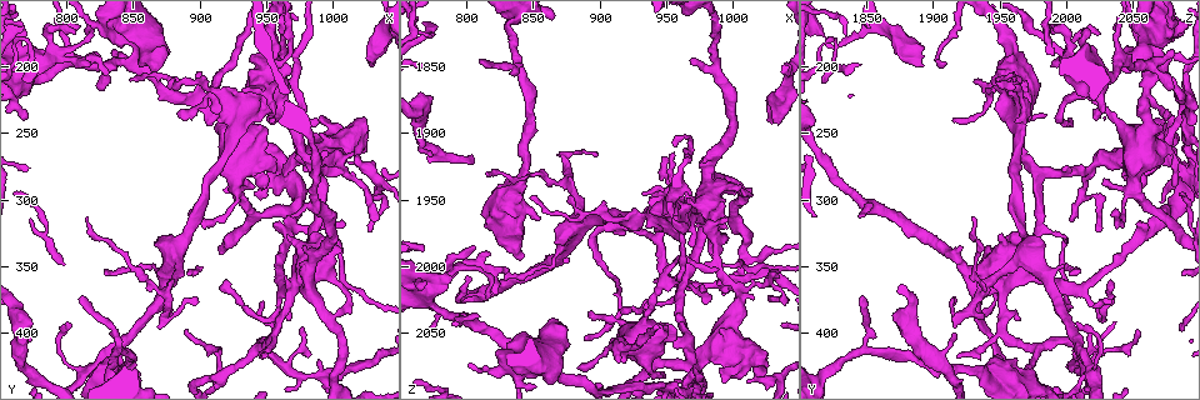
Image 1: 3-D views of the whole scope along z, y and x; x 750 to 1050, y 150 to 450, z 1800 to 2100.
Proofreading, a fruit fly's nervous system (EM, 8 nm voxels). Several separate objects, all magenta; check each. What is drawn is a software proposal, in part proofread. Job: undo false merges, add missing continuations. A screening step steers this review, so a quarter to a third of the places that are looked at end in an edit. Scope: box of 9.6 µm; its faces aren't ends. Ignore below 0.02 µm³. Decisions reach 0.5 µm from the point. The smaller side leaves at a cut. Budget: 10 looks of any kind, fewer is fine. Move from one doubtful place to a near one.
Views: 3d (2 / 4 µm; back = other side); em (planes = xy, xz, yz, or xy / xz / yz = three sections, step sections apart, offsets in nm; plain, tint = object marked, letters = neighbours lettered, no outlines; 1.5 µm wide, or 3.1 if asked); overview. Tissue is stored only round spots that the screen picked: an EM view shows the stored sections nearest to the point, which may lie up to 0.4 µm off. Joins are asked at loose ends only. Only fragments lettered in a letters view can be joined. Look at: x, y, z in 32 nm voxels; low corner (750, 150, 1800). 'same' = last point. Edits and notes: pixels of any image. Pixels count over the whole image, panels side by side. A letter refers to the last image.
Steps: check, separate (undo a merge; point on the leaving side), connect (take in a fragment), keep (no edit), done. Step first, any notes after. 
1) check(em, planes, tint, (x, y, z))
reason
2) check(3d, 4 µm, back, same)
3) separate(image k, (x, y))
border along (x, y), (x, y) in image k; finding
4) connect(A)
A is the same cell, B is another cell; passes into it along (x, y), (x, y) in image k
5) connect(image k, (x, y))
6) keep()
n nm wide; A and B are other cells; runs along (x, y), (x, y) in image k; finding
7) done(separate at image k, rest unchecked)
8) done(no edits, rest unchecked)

check(3d, 4 µm, (822, 216, 2078))
an open end

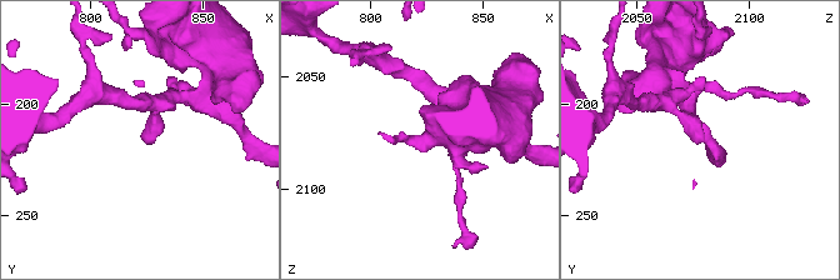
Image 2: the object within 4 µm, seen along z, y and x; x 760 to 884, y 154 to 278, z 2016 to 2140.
check(em, planes, letters, (824, 214, 2078))

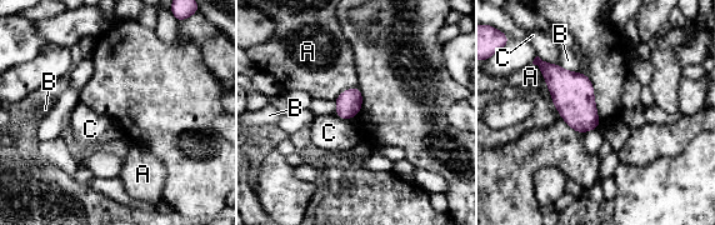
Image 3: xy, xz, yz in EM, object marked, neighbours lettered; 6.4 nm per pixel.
keep()
160 nm wide; A, B and C are other cells; border along (538, 55), (545, 61), (558, 65) in image 3; none of them fits

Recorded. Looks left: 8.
check(3d, 4 µm, (1028, 200, 1892))
branch stops here

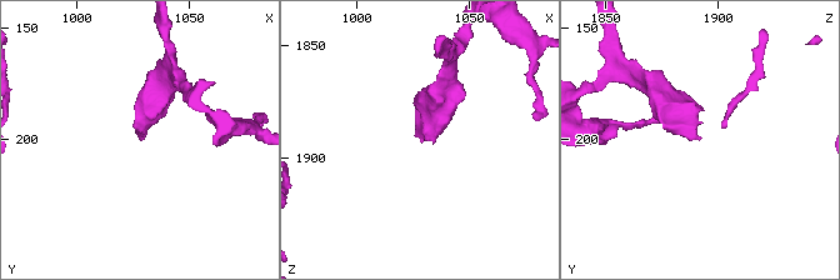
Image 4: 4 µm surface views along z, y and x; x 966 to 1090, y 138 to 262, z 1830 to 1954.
check(em, planes, plain, (1028, 201, 1893))
shape alone is not enough

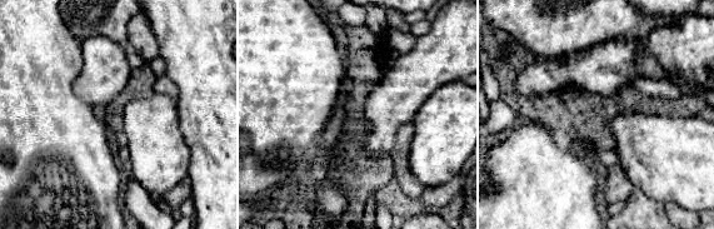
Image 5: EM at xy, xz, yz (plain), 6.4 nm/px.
check(em, planes, letters, same)
see the neighbours

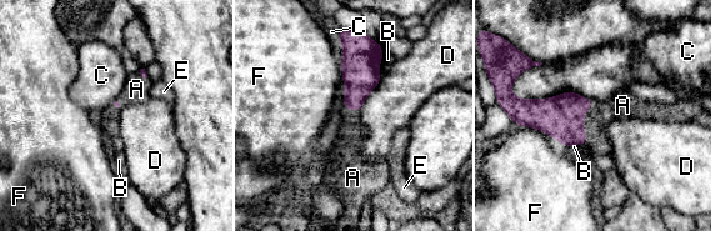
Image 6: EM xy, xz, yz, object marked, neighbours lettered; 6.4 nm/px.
connect(A)
A is the same cell, B, C, D, E and F are other cells; passes into it along (561, 116), (582, 121), (595, 119) in image 6; it goes on there

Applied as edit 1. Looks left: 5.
check(overview)
see it whole again

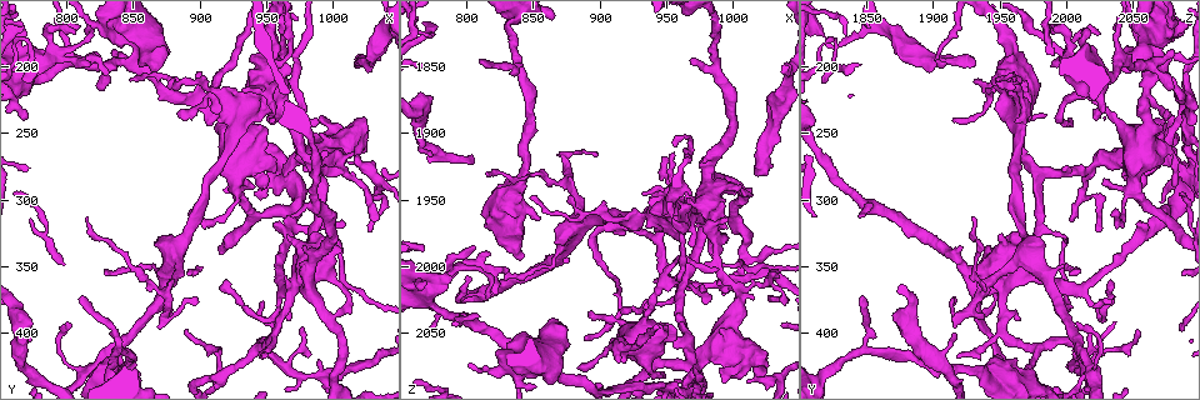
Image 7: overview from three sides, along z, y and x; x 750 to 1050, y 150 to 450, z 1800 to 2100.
check(3d, 2 µm, back, (950, 420, 1916))
branch stops here

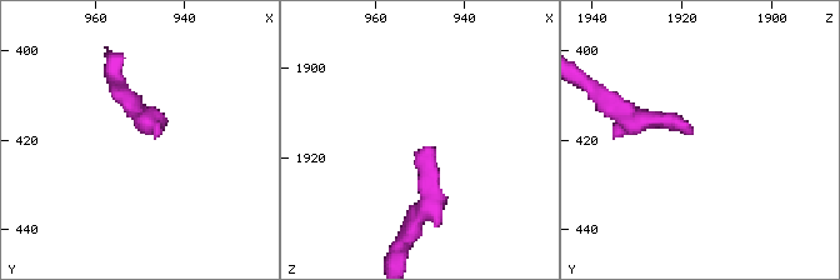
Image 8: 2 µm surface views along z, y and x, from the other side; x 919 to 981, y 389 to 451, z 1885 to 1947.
check(em, planes, letters, (947, 418, 1918))
now the EM

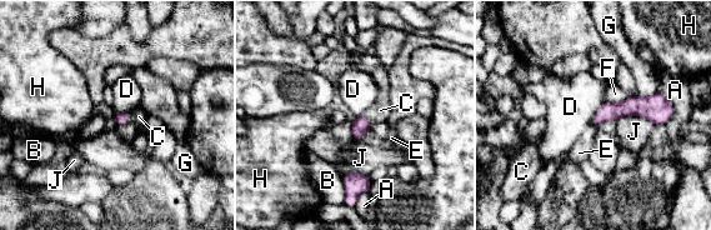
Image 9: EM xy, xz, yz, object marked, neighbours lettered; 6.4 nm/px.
connect(C)
C is the same cell, A, B, D, E, F, G, H and J are other cells; it goes on there

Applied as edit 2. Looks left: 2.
done(connect at image 6, connect at image 9, rest unchecked)

